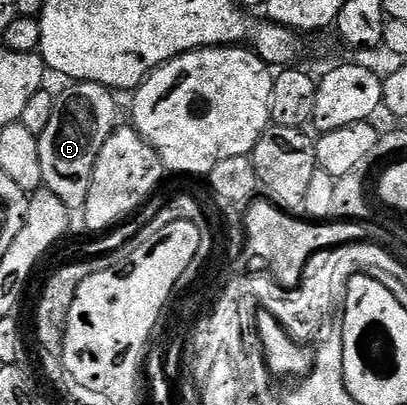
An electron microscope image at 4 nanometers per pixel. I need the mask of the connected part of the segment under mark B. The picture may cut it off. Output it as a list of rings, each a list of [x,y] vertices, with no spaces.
[[[75,82],[55,99],[53,116],[45,132],[39,135],[41,148],[41,176],[46,189],[61,200],[73,212],[82,211],[89,196],[89,184],[93,180],[93,168],[97,156],[109,140],[111,131],[116,129],[116,95],[100,82]]]

